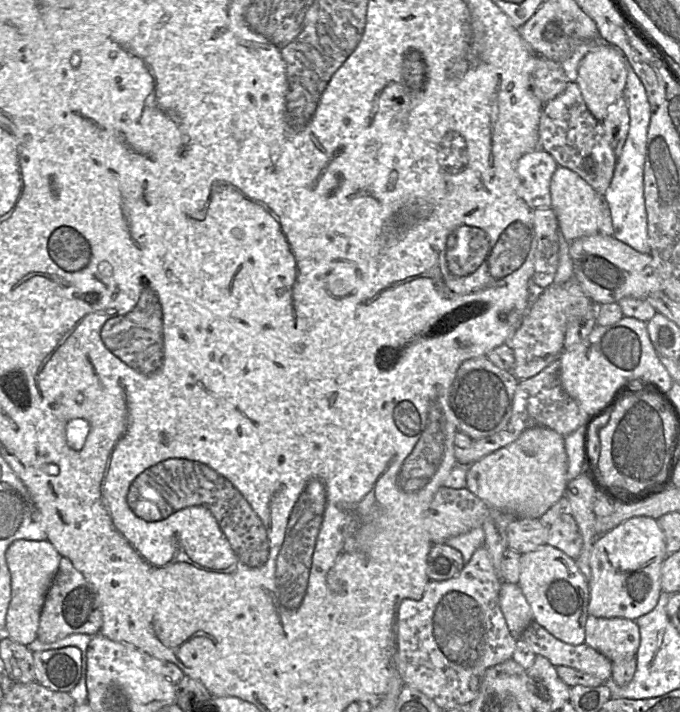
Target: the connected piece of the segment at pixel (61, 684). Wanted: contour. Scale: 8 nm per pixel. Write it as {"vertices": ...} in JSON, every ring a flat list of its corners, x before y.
{"vertices":[[76,647,32,652,36,682,57,692,70,692,81,677,81,652]]}

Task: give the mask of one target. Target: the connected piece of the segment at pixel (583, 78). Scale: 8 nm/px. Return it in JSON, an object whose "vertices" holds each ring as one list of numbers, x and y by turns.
{"vertices":[[609,43,597,44,581,60,576,84,580,88,587,108,597,120,602,122,607,116,608,107,623,96,626,78,627,66,625,56,618,48]]}

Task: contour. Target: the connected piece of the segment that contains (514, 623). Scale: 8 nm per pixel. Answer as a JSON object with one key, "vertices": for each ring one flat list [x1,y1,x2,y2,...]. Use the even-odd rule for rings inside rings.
{"vertices":[[501,581,499,605,508,630,515,638,520,638,525,628,534,621,534,617,519,584]]}

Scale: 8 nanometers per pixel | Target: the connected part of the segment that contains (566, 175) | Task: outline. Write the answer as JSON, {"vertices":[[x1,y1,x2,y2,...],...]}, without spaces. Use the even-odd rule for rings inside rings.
{"vertices":[[557,166,550,182,551,208,559,223,560,233,567,242,599,232,603,197,573,171]]}

